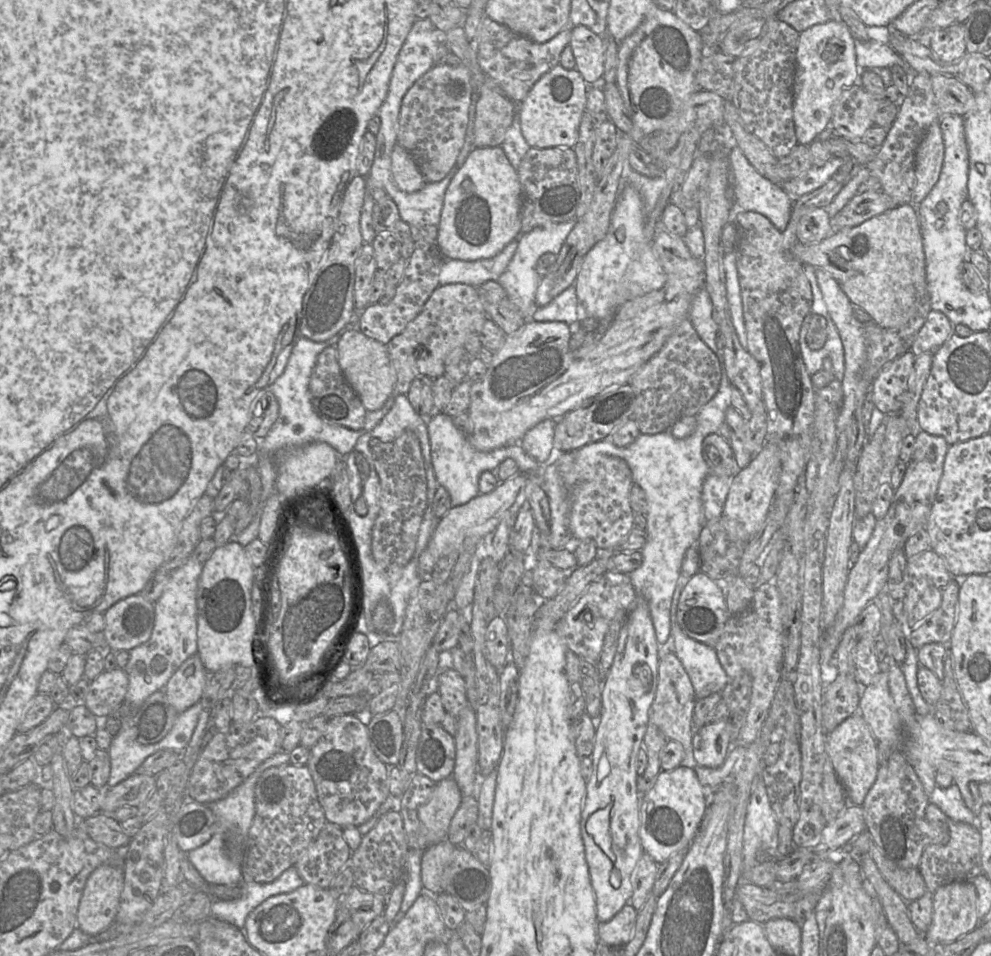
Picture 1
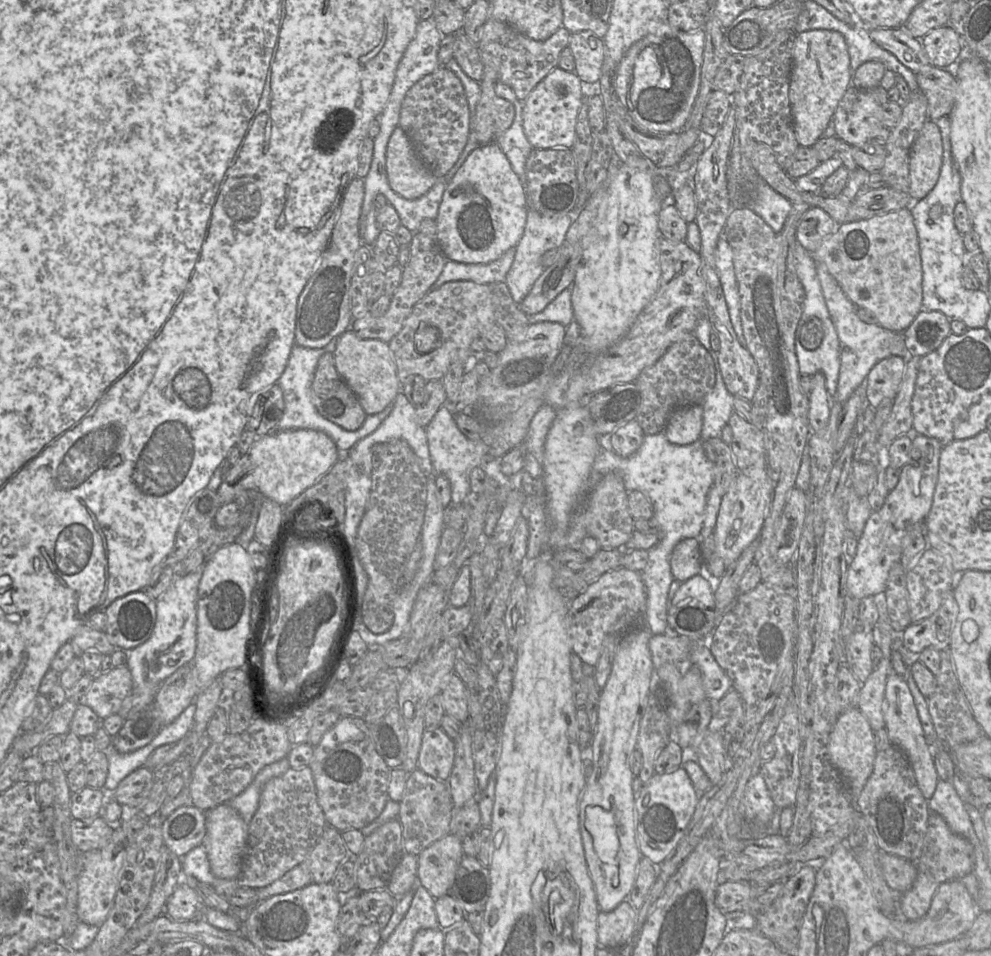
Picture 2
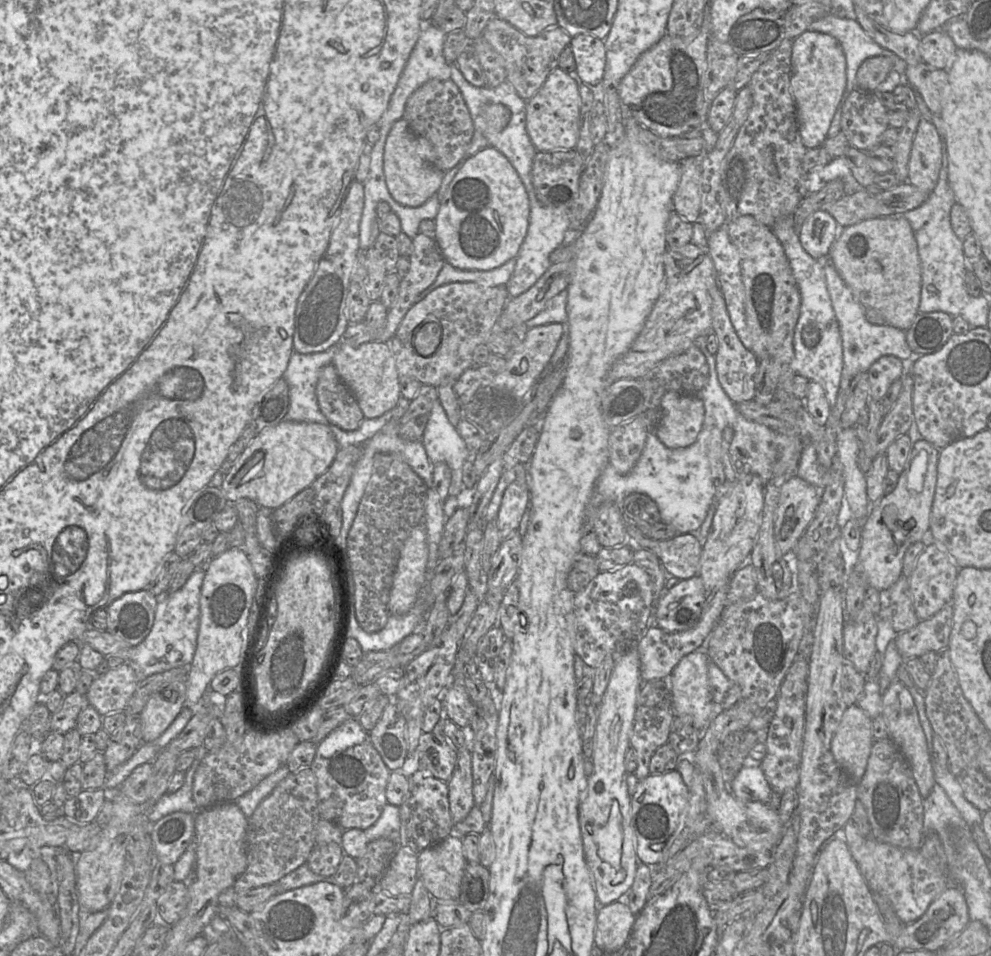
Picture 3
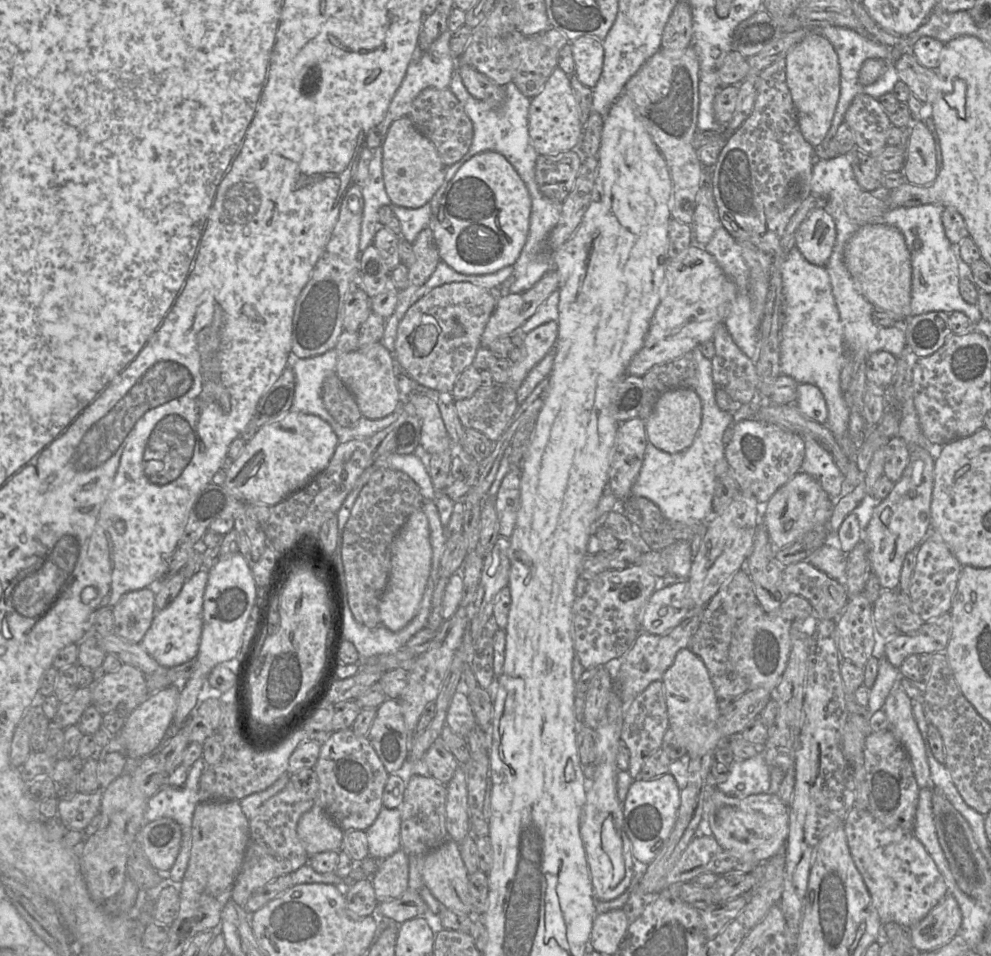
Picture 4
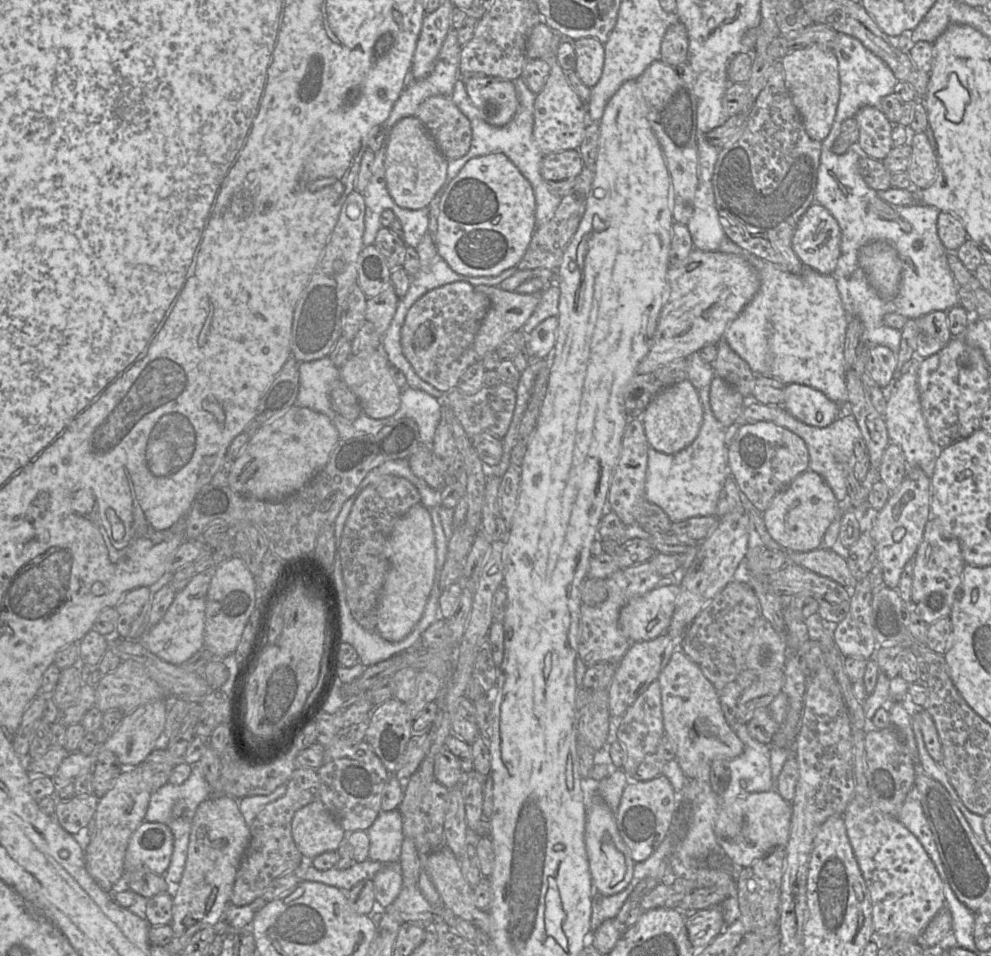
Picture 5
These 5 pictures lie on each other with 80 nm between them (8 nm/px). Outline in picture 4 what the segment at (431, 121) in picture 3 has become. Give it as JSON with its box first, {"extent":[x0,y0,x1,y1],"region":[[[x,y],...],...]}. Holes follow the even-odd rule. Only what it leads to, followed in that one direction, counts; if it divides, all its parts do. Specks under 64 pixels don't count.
{"extent":[408,88,473,166],"region":[[[449,88],[422,90],[413,100],[408,116],[417,129],[432,142],[446,166],[460,161],[468,152],[473,139],[473,125]]]}

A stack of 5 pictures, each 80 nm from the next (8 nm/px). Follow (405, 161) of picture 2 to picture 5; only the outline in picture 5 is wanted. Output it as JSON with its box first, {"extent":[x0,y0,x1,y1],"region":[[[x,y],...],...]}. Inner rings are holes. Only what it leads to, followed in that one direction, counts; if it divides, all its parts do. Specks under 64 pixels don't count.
{"extent":[385,117,448,209],"region":[[[404,117],[390,130],[385,153],[387,190],[393,201],[406,209],[422,209],[445,182],[448,159],[440,152],[417,117]]]}

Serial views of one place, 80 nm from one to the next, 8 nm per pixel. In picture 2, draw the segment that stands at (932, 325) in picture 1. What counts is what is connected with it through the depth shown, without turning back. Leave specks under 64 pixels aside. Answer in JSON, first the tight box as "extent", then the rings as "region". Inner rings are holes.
{"extent":[902,310,952,357],"region":[[[922,310],[902,333],[911,356],[922,357],[936,350],[952,333],[951,320],[937,310]]]}

